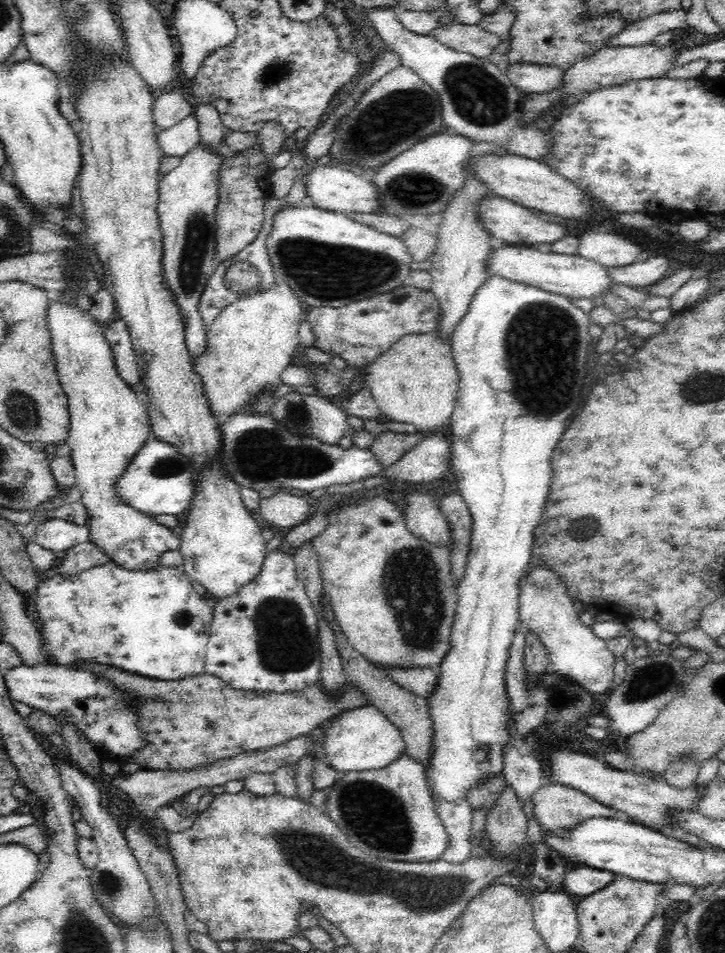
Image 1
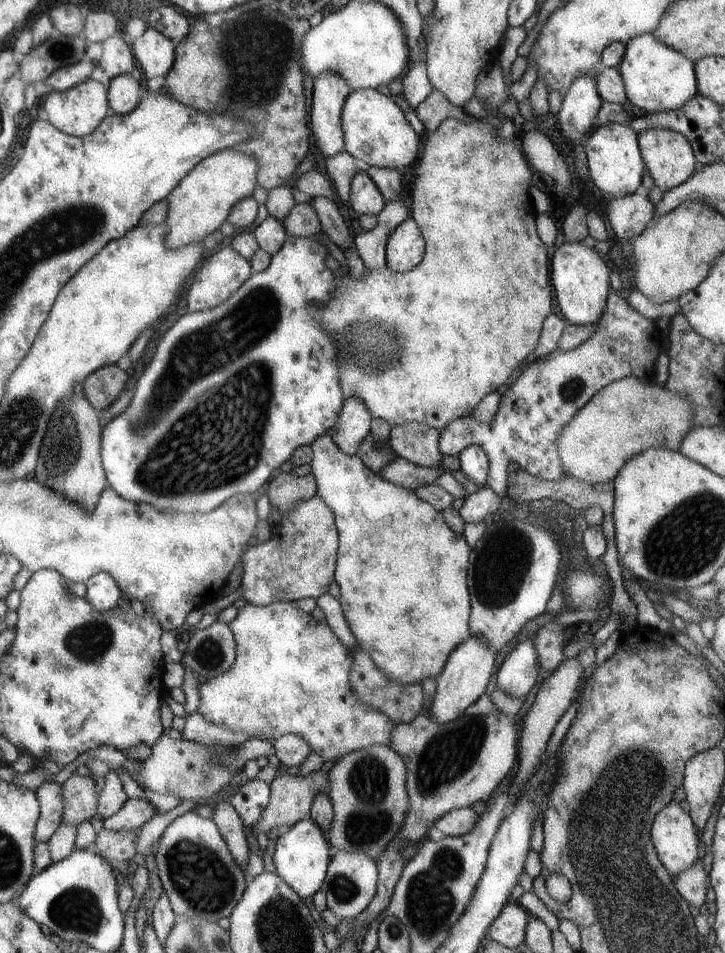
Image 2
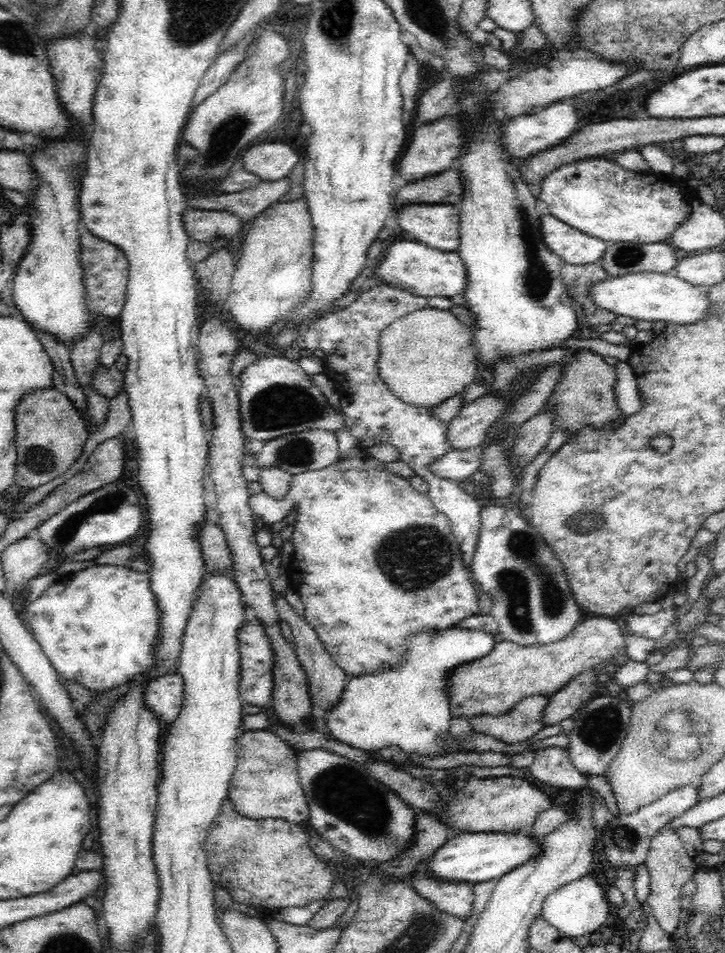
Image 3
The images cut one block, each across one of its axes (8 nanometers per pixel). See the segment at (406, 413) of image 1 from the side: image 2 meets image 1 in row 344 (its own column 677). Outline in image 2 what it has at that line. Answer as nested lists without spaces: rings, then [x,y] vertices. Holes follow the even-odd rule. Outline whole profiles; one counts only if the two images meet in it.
[[[623,377],[600,388],[572,416],[572,419],[557,433],[556,456],[563,469],[563,476],[598,485],[612,481],[626,460],[644,450],[669,449],[678,451],[683,437],[693,428],[692,404],[679,393],[667,390],[654,381],[637,377]]]

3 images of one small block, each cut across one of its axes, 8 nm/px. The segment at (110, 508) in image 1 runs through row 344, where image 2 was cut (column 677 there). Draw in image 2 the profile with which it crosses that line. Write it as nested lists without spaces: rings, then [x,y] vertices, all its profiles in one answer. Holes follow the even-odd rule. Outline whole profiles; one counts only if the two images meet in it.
[[[651,33],[631,37],[617,66],[629,102],[647,113],[672,111],[697,94],[694,64],[680,52],[661,44]]]

